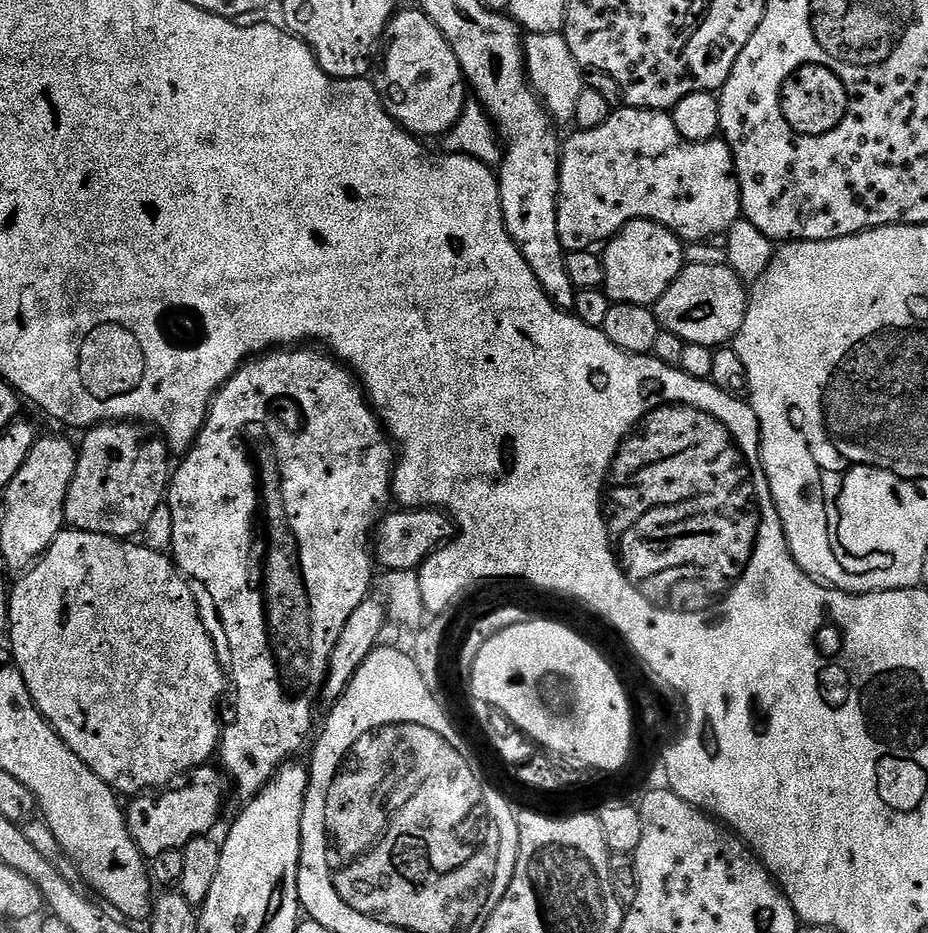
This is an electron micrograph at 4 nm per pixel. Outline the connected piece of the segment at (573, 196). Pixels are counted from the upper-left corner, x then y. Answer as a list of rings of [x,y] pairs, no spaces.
[[[617,107],[606,122],[597,128],[585,128],[573,131],[569,140],[565,139],[560,154],[560,189],[558,190],[558,238],[562,242],[565,253],[578,250],[592,250],[612,239],[616,233],[622,231],[631,220],[653,220],[663,228],[669,228],[681,241],[708,240],[711,236],[723,237],[734,226],[736,220],[741,219],[740,183],[736,177],[736,163],[732,157],[730,146],[722,138],[707,140],[706,142],[690,142],[678,134],[678,126],[674,126],[668,112],[655,112],[649,108],[621,108]]]

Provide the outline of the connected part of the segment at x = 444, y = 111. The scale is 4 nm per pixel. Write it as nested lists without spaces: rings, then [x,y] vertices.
[[[422,10],[397,11],[384,32],[384,61],[374,72],[374,83],[384,109],[393,116],[405,132],[417,138],[443,137],[458,122],[466,97],[464,71],[458,58],[446,42],[442,30],[430,22]]]

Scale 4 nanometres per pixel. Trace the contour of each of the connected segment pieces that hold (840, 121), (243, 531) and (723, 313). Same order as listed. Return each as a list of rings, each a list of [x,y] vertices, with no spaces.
[[[800,60],[784,80],[780,80],[780,88],[776,88],[776,108],[780,108],[780,120],[799,140],[824,140],[824,136],[832,136],[832,132],[840,132],[844,128],[844,120],[852,116],[852,88],[847,88],[848,80],[832,68],[832,64],[824,64],[824,60]]]
[[[284,346],[279,350],[269,350],[251,360],[247,364],[241,366],[224,384],[220,391],[212,397],[212,404],[208,407],[208,417],[204,420],[204,425],[200,428],[200,433],[196,435],[196,441],[192,444],[187,452],[183,453],[180,465],[175,465],[174,471],[170,476],[170,483],[166,493],[166,512],[168,508],[168,516],[172,519],[172,549],[170,555],[176,562],[176,567],[184,573],[189,581],[201,584],[206,591],[212,595],[212,600],[216,603],[216,612],[220,615],[220,624],[224,627],[224,640],[228,643],[228,656],[232,659],[232,672],[230,668],[230,684],[236,687],[236,713],[232,716],[232,721],[225,723],[222,728],[222,735],[218,745],[218,760],[222,765],[229,781],[234,785],[234,792],[243,798],[251,798],[256,796],[262,789],[266,787],[272,780],[274,773],[279,770],[283,764],[289,763],[304,748],[304,736],[311,737],[312,719],[316,716],[316,708],[318,709],[318,701],[320,691],[324,688],[324,678],[328,673],[328,663],[330,662],[330,654],[334,654],[334,642],[338,642],[338,634],[342,634],[342,629],[346,627],[346,621],[350,618],[350,614],[354,614],[354,610],[358,610],[358,606],[362,606],[362,602],[368,599],[374,588],[374,576],[372,580],[372,564],[374,568],[374,540],[373,532],[378,521],[385,515],[386,509],[389,507],[392,495],[392,474],[398,459],[397,449],[394,447],[393,441],[390,439],[381,419],[376,415],[371,404],[366,399],[366,393],[359,380],[345,365],[331,355],[325,354],[323,351],[317,350],[312,346]]]
[[[685,263],[678,278],[658,298],[654,306],[656,320],[661,329],[678,334],[687,344],[697,344],[710,349],[717,349],[735,341],[738,330],[748,309],[749,289],[734,269],[727,263],[692,264]]]

